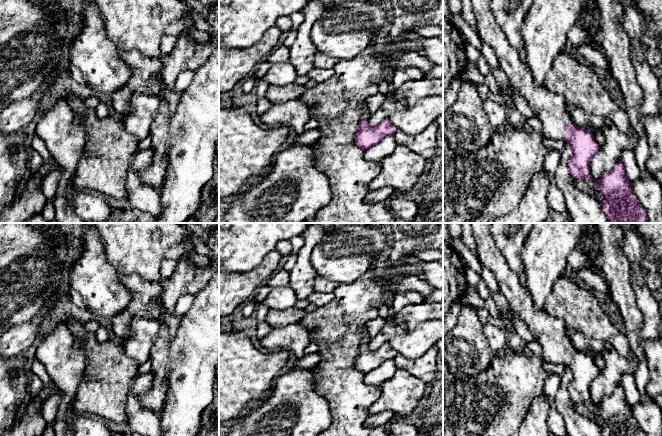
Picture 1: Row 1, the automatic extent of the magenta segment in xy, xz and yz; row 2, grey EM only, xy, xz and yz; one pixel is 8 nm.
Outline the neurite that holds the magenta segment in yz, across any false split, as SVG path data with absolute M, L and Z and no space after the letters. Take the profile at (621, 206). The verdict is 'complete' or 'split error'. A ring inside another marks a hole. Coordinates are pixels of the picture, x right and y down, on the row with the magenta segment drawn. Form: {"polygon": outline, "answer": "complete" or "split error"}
{"polygon": "M471 0L477 33L481 41L494 50L509 85L525 98L540 119L544 138L564 140L571 146L570 173L574 178L594 181L598 190L607 197L601 203L609 223L648 223L647 212L634 194L633 183L628 179L622 161L600 179L591 178L589 165L600 148L594 136L573 123L562 95L534 83L530 69L496 23L489 4L490 0Z", "answer": "split error"}

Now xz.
{"polygon": "M362 102L360 108L361 120L355 137L355 144L358 147L366 151L377 145L384 138L395 135L397 130L388 118L381 121L378 125L372 126L368 123L371 115L369 114L366 102Z", "answer": "split error"}

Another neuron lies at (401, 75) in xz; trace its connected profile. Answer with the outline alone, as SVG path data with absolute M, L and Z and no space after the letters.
M417 67L396 69L390 82L390 89L396 90L409 80L421 80L424 77L425 73Z

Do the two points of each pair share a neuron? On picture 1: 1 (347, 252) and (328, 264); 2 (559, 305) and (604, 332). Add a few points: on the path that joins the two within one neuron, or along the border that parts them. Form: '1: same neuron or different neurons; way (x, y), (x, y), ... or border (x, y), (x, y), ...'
1: same neuron; way (342, 255), (333, 259)
2: same neuron; way (570, 305), (575, 305), (593, 323)

